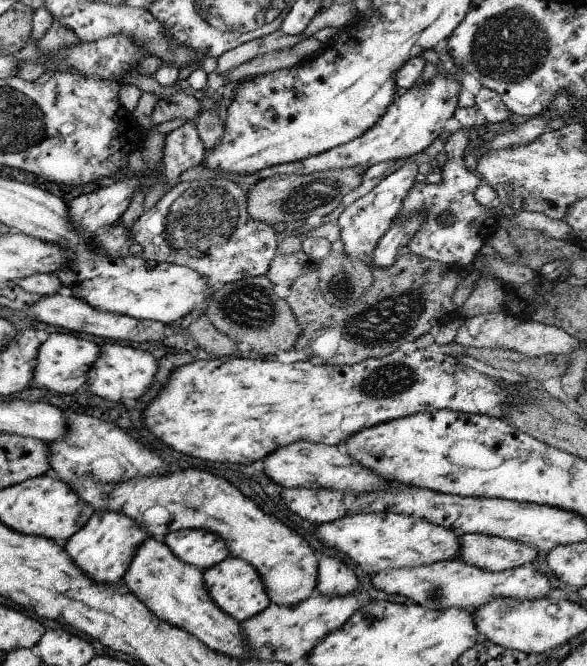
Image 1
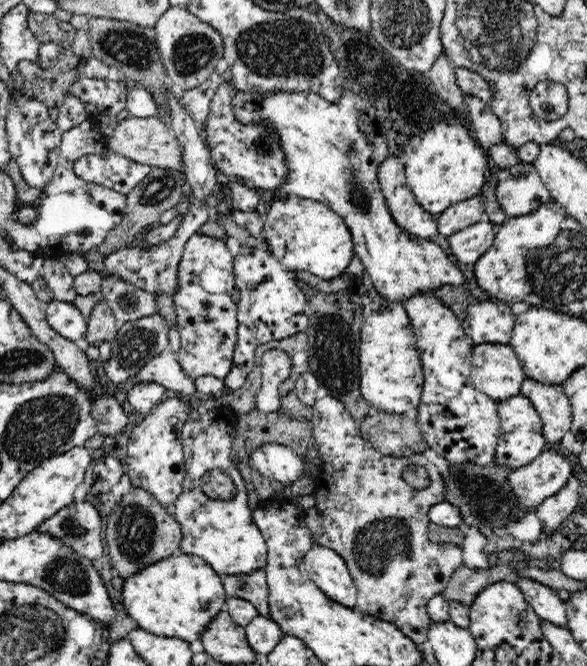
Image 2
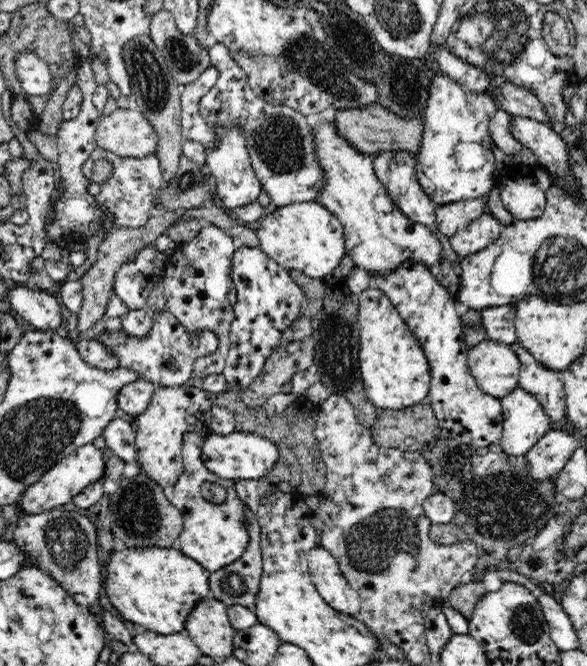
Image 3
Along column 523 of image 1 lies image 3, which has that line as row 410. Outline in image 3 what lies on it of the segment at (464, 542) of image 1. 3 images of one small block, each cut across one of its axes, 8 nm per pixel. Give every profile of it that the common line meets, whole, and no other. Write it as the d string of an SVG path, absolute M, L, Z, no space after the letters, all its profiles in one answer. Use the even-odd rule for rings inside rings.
M520 341L510 345L520 361L519 386L530 392L542 403L550 420L560 420L565 416L566 397L559 371L540 363Z

